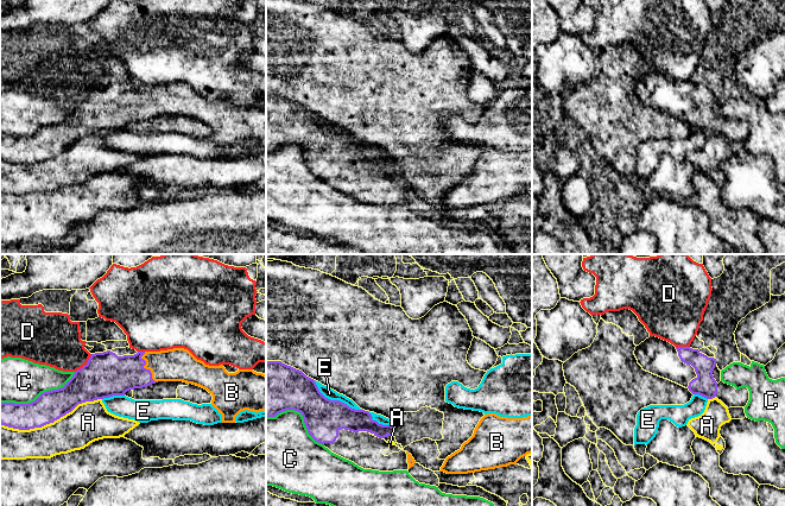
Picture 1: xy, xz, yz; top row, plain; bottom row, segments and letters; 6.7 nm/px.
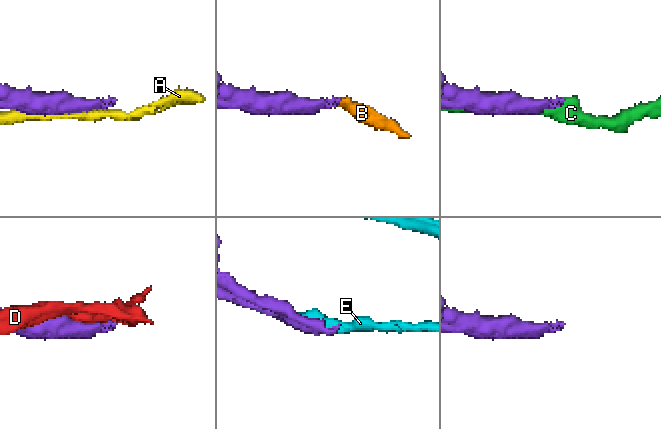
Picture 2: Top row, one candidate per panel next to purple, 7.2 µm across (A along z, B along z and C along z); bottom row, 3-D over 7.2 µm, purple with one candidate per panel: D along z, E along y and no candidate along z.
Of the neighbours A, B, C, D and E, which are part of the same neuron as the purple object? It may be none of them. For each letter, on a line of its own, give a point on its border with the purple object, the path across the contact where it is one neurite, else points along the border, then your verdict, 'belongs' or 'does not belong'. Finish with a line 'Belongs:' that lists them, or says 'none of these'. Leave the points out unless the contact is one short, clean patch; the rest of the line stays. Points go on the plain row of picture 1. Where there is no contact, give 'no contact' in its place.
A: xy (50, 156) | does not belong
B: xy (145, 102) | across xy (109, 108), (145, 102), (173, 99) | belongs
C: xy (39, 130) | does not belong
D: xy (84, 99) | does not belong
E: xz (335, 134) | does not belong
Belongs: B

